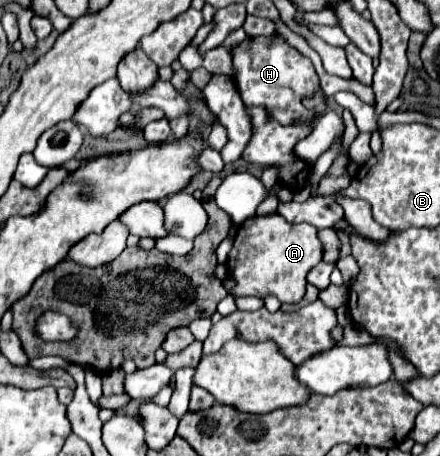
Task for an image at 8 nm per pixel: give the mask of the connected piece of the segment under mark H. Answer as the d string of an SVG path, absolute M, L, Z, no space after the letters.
M283 35L273 37L245 37L231 49L233 79L247 107L263 107L271 121L281 125L297 125L315 119L315 111L303 105L305 97L321 91L319 75L309 57L301 55L287 43Z

